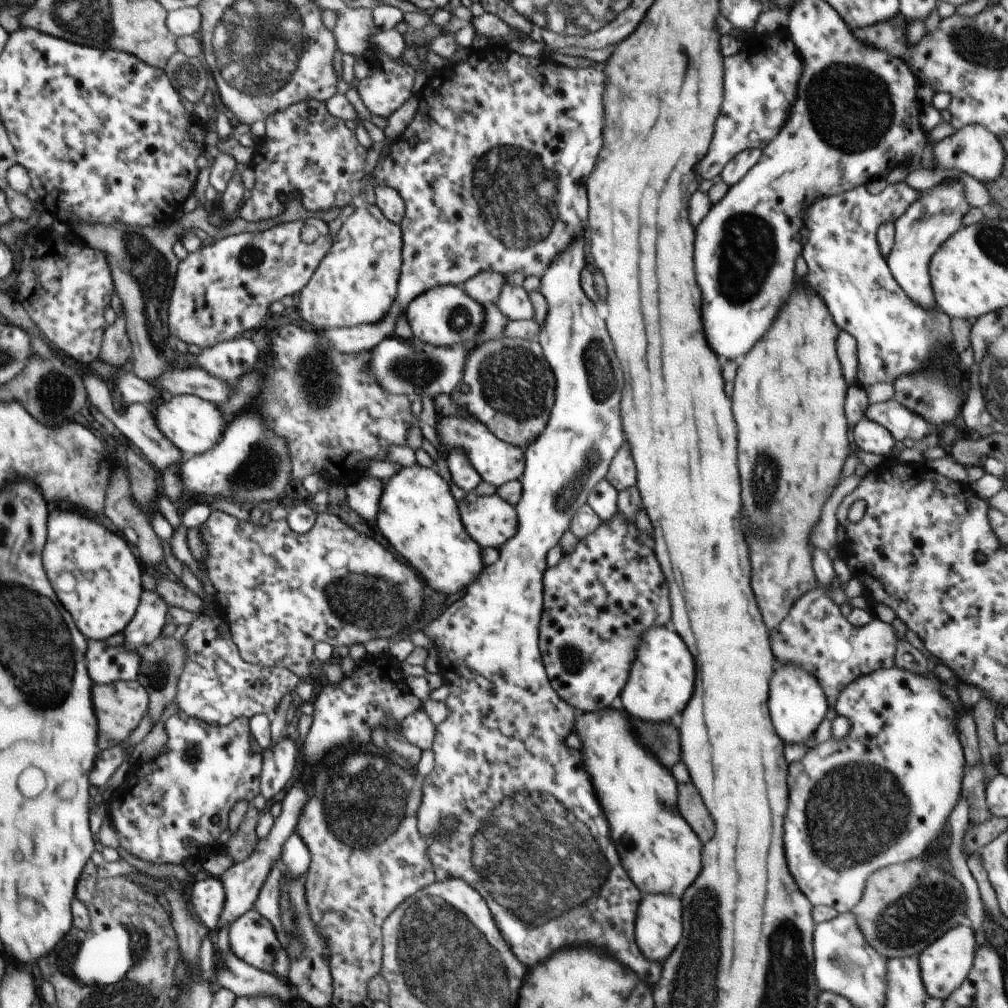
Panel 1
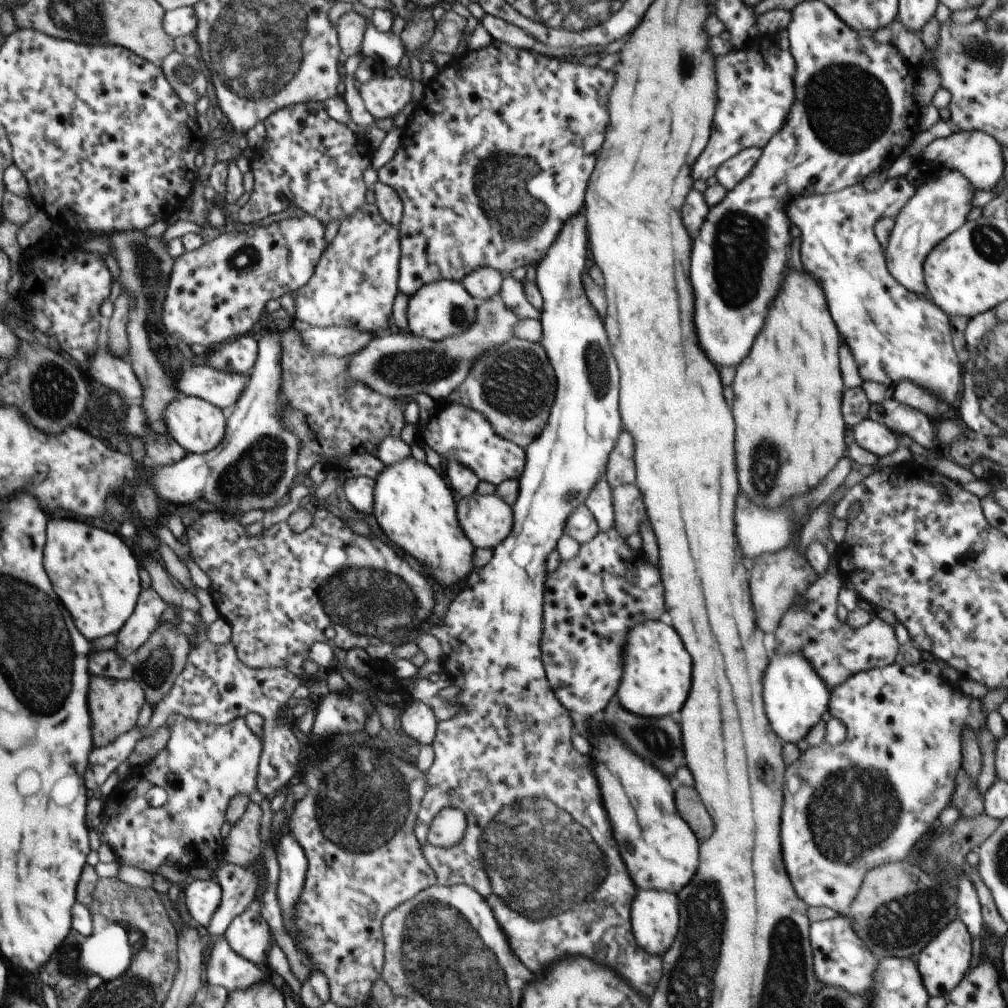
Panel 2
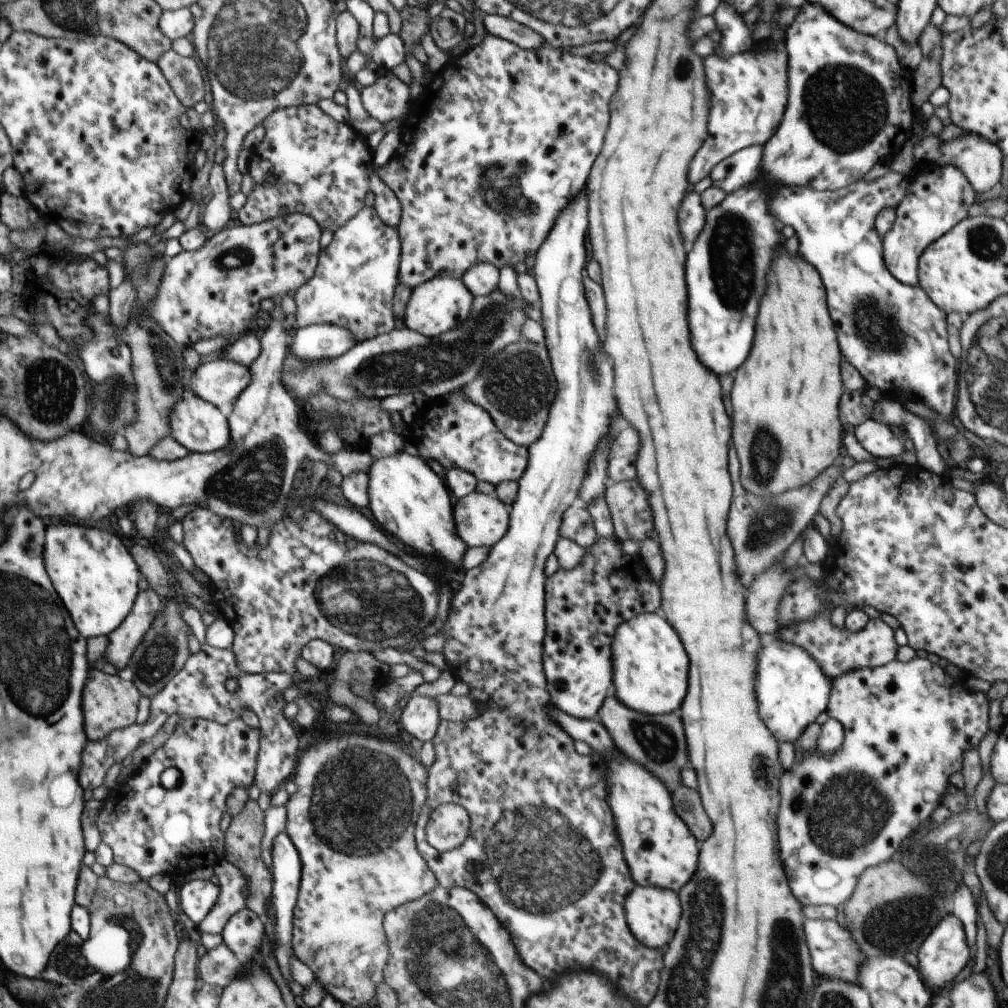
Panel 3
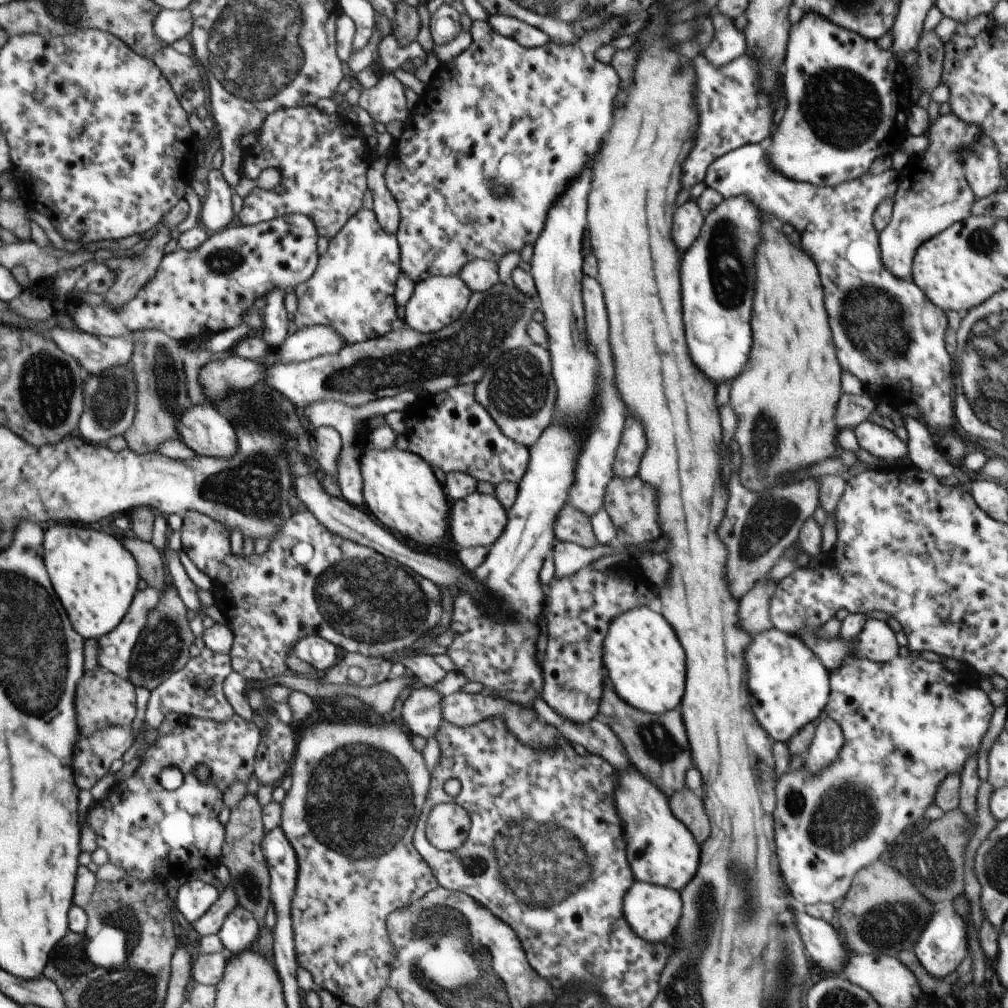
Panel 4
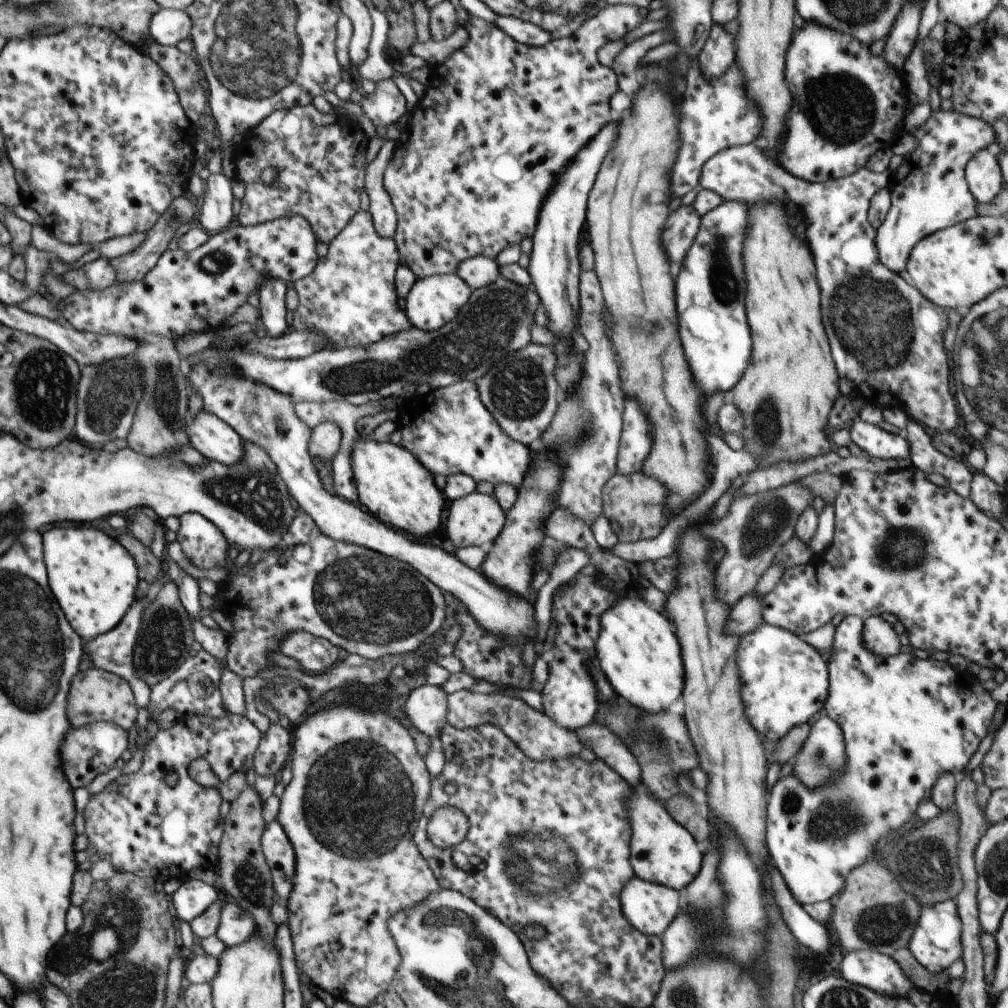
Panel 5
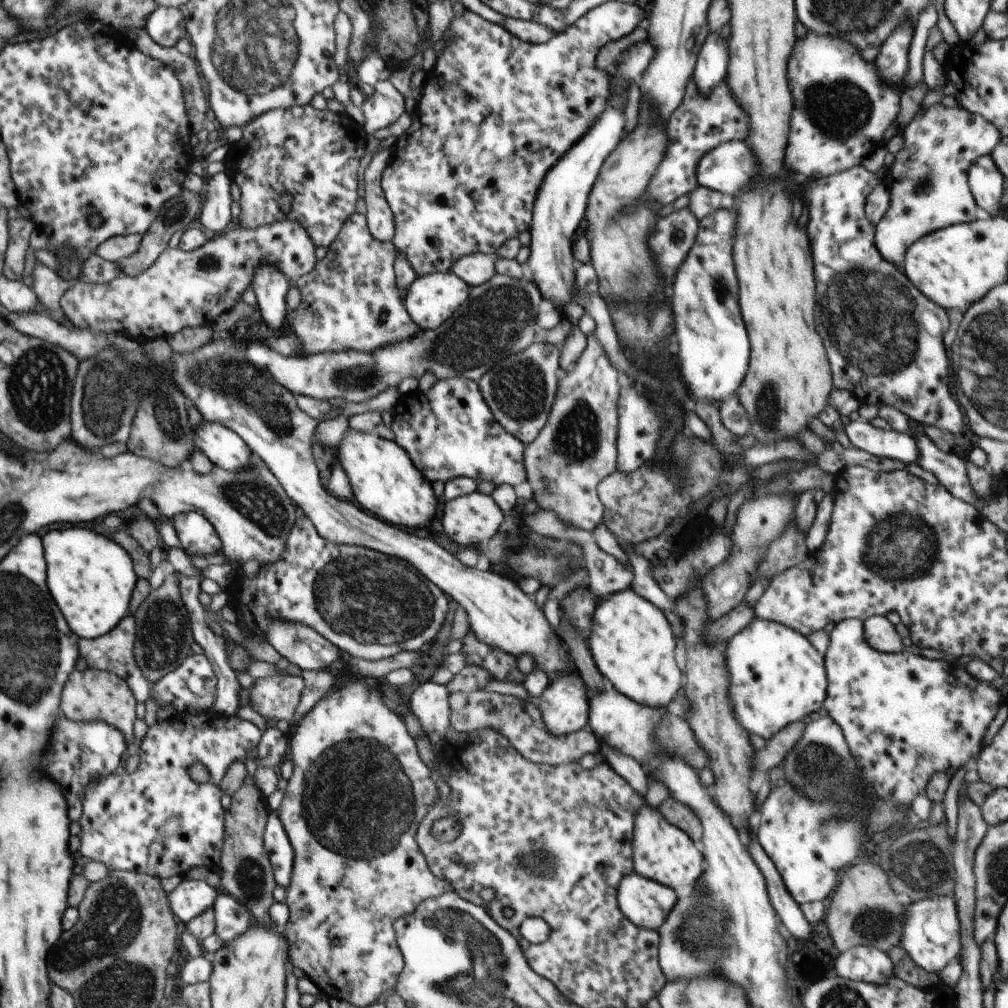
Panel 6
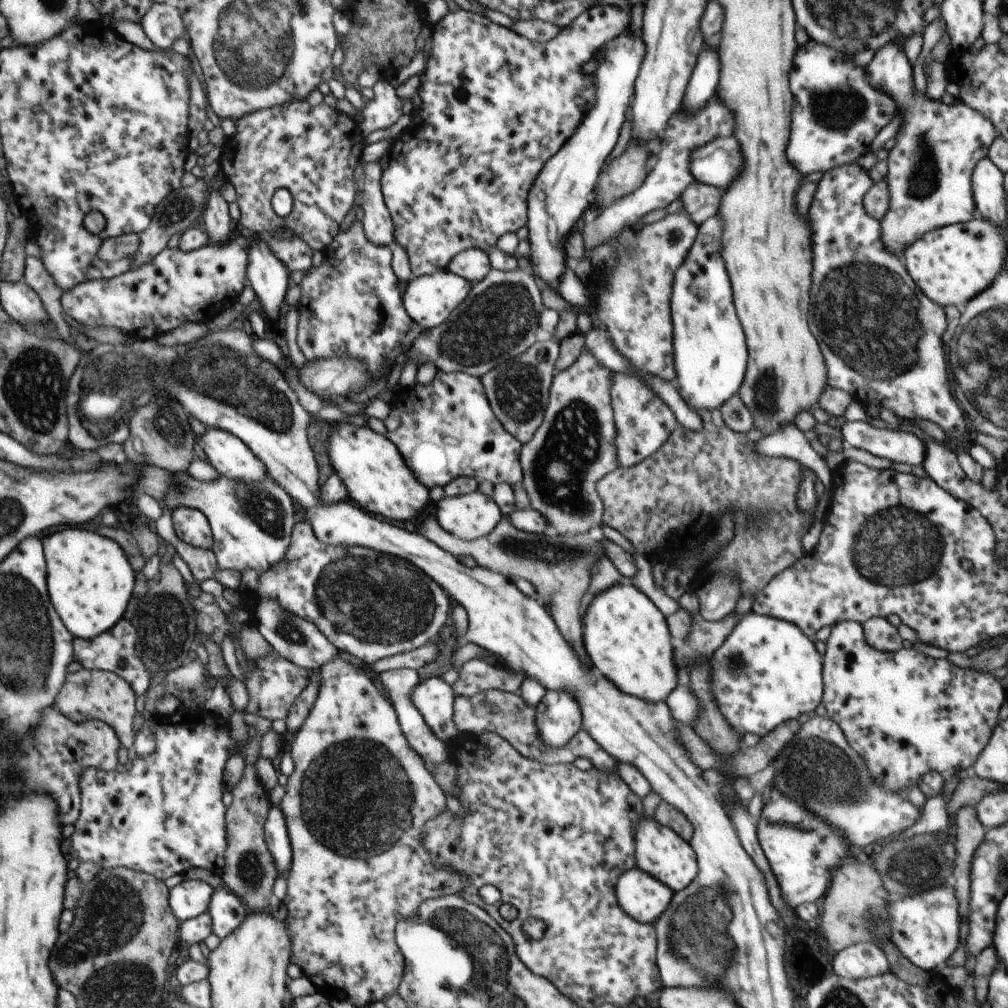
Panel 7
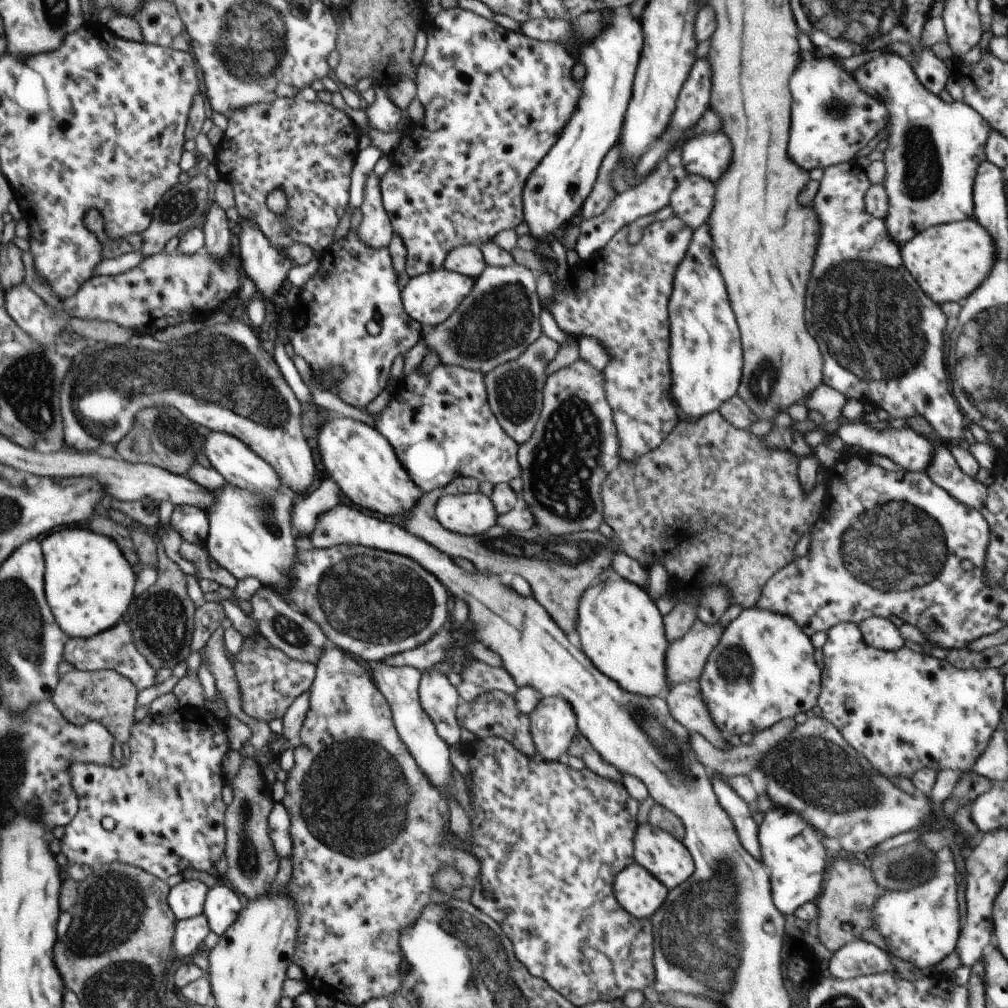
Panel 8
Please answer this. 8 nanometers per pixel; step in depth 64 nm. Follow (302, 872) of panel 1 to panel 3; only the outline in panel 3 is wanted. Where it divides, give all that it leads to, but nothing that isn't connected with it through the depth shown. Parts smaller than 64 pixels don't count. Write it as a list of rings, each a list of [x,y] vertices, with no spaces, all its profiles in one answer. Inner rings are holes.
[[[282,832],[274,838],[272,842],[272,894],[270,900],[274,904],[274,910],[276,910],[276,926],[275,928],[275,940],[276,950],[274,950],[274,956],[276,956],[277,964],[279,966],[282,976],[290,982],[292,980],[292,974],[290,973],[290,962],[292,962],[292,938],[293,938],[293,920],[294,920],[294,907],[298,900],[298,893],[300,892],[300,881],[302,880],[302,860],[300,858],[300,852],[298,852],[294,842],[290,840],[290,836],[287,833]]]

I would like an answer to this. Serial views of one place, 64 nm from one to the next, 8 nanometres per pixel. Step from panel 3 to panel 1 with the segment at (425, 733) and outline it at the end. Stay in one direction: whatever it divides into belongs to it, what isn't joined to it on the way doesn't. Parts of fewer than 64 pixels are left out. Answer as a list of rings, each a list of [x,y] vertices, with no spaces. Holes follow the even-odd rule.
[[[423,708],[406,716],[402,720],[400,728],[400,735],[404,741],[418,746],[422,751],[430,750],[434,742],[436,725],[430,720],[430,716],[424,712]]]

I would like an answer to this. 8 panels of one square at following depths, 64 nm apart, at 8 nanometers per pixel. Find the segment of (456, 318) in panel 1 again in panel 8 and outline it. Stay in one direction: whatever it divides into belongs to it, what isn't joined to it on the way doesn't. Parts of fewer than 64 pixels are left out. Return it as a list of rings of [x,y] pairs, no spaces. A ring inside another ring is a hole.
[[[444,267],[402,281],[401,299],[406,314],[425,329],[442,324],[458,305],[472,292],[475,279]]]

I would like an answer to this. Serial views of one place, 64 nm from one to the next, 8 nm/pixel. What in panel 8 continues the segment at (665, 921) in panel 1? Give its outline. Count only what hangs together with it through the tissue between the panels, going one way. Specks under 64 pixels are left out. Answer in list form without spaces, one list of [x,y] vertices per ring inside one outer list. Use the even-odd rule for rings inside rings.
[[[638,863],[626,866],[614,879],[618,904],[634,918],[649,919],[662,908],[669,889]]]

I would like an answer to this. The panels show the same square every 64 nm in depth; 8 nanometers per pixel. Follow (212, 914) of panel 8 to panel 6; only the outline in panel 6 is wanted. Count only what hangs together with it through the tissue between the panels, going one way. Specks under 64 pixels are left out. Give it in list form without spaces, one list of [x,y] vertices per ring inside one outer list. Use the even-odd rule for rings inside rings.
[[[220,891],[218,900],[210,908],[214,910],[217,920],[215,933],[224,943],[233,943],[240,939],[253,925],[252,913],[235,897]]]

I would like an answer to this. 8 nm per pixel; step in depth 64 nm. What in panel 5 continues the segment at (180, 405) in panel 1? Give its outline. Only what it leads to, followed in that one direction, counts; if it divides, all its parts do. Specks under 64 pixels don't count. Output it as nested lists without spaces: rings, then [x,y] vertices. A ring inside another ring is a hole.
[[[201,410],[186,424],[190,446],[204,458],[232,466],[245,455],[245,443],[236,429],[206,410]]]

